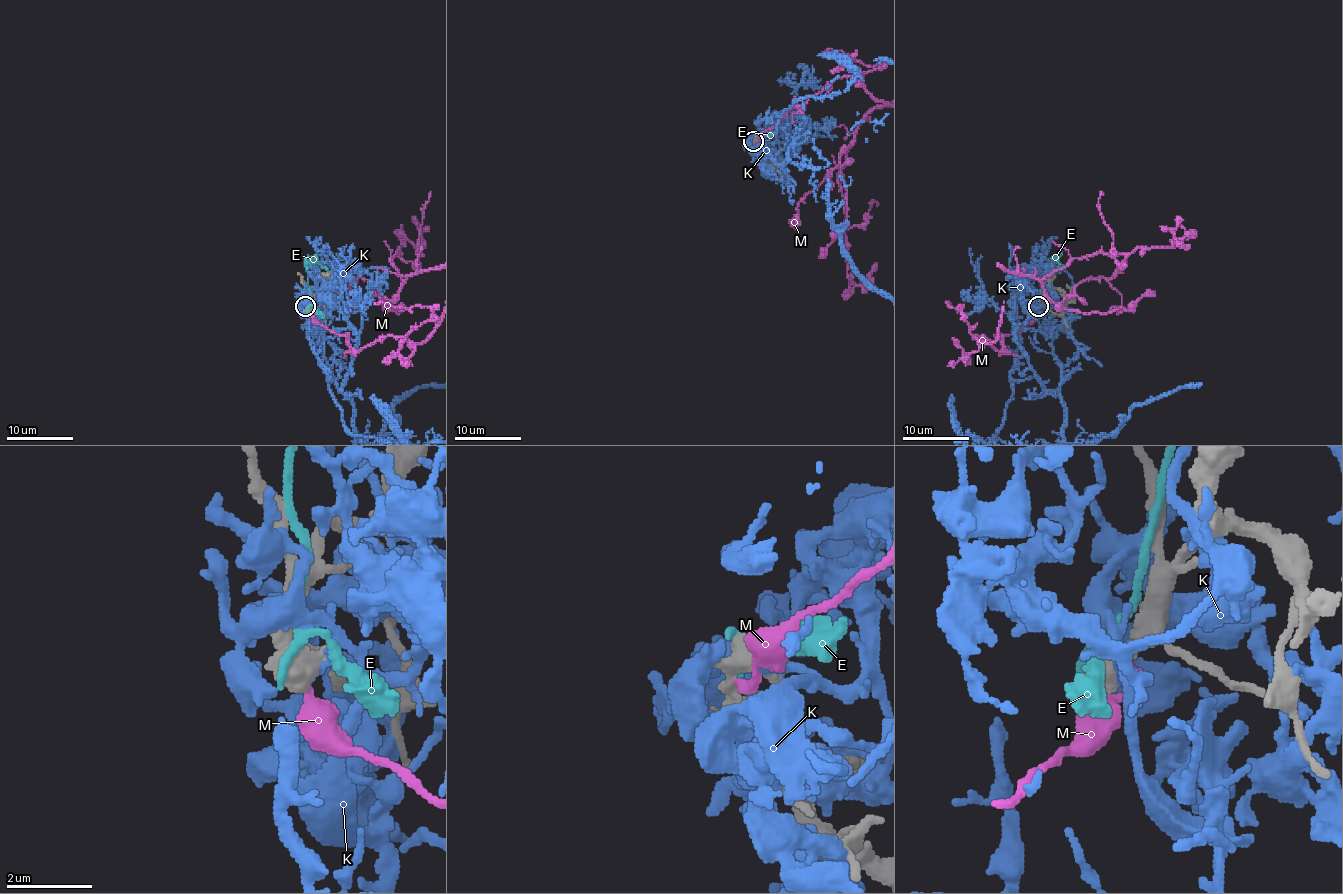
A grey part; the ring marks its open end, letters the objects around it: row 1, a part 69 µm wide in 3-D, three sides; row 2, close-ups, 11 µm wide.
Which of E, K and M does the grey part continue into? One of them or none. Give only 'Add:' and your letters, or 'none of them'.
Add: none of them

